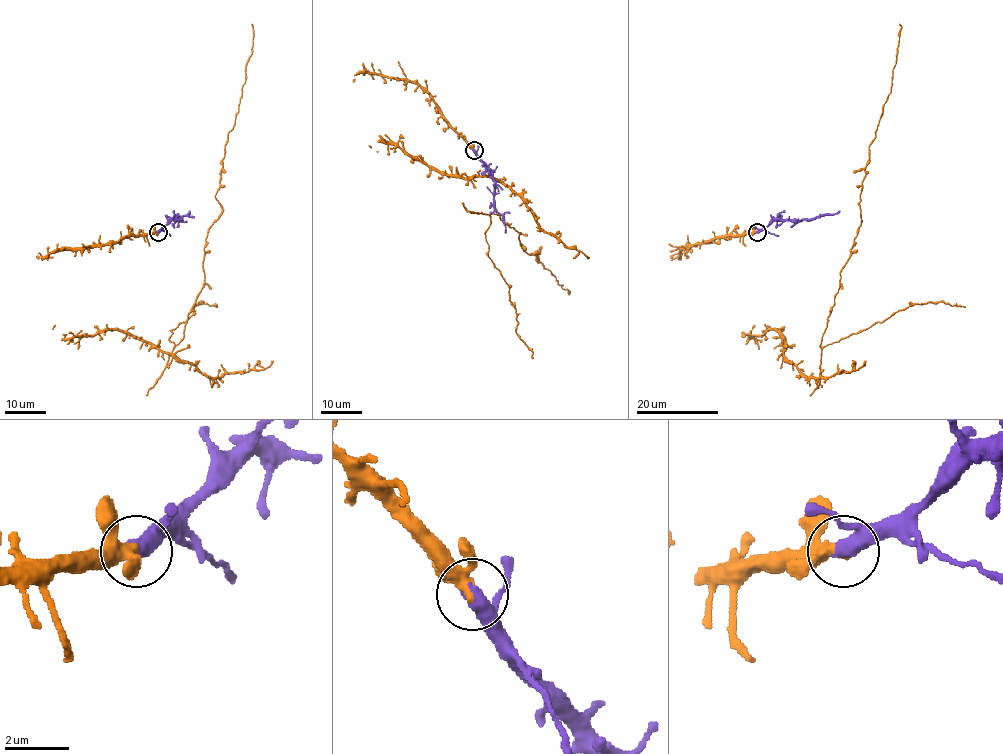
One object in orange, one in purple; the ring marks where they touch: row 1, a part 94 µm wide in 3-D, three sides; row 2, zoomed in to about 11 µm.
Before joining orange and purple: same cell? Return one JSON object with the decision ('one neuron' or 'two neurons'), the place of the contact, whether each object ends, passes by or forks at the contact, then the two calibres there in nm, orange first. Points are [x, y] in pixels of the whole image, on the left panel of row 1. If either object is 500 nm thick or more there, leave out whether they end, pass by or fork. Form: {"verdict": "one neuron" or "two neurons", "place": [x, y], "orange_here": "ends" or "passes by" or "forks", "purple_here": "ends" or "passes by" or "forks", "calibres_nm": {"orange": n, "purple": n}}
{"verdict": "one neuron", "place": [158, 232], "orange_here": "passes by", "purple_here": "passes by", "calibres_nm": {"orange": 240, "purple": 400}}

